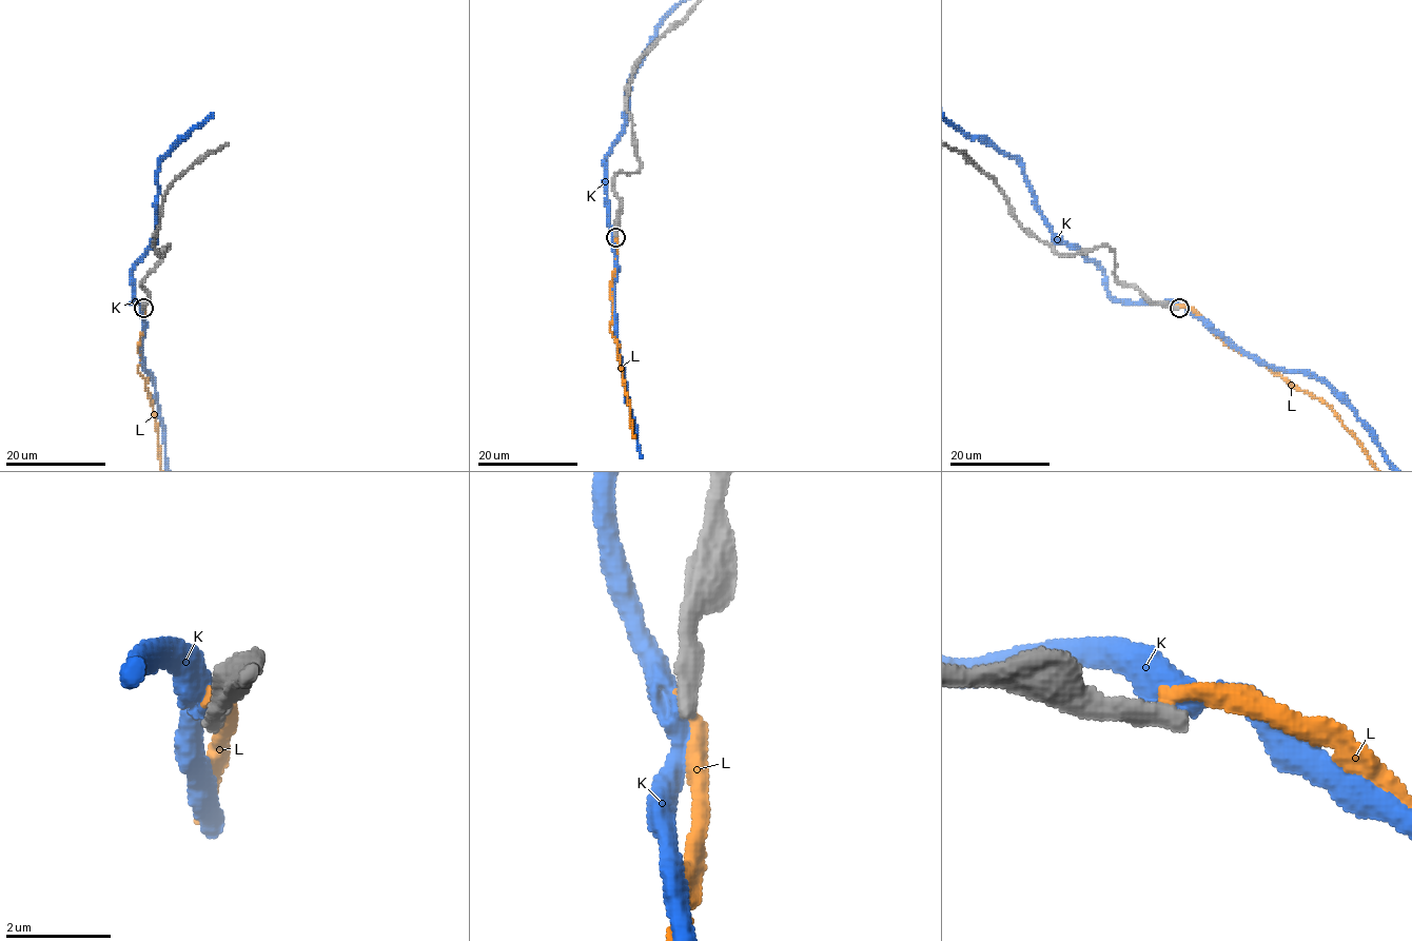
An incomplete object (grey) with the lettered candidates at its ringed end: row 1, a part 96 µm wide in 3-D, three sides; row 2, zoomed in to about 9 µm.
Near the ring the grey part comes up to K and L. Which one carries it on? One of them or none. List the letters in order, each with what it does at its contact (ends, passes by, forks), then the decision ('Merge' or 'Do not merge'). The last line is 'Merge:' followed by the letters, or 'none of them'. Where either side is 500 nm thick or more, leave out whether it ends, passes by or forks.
K: It passes by. Do not merge
L: It ends there. Do not merge
Merge: none of them

